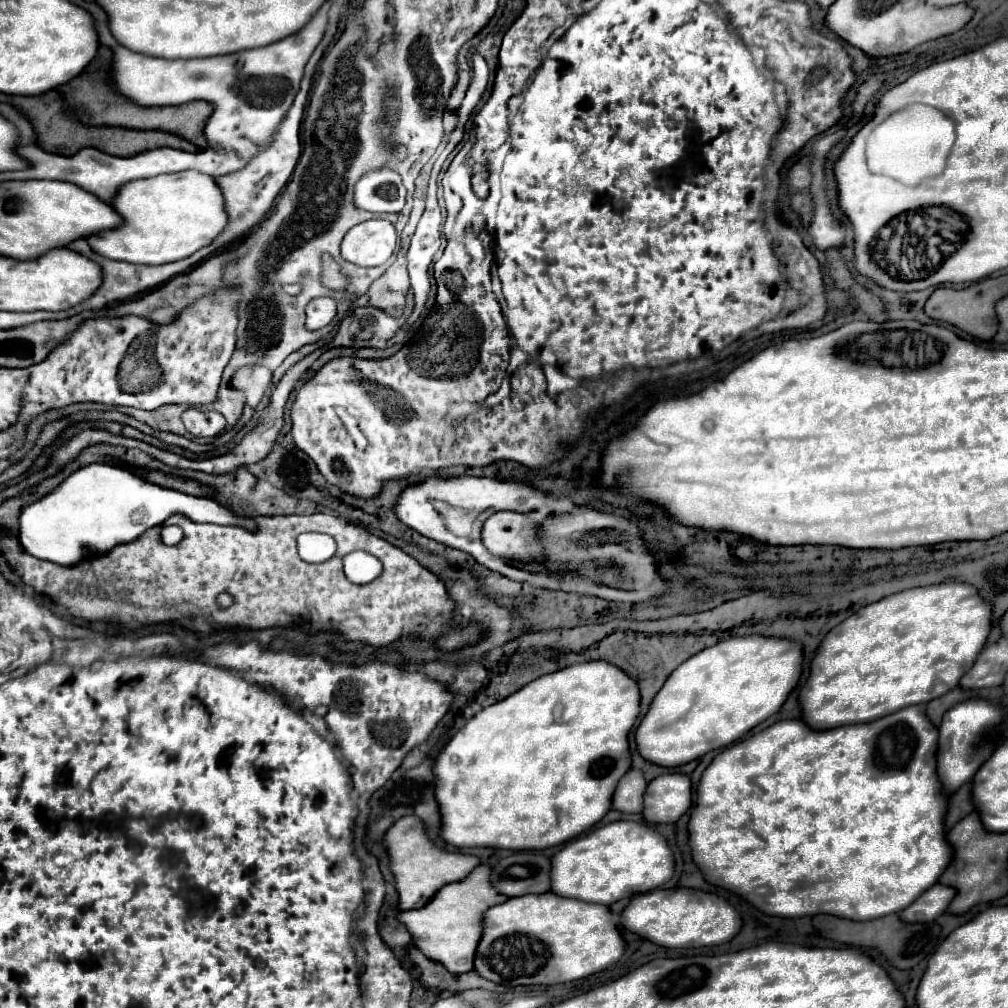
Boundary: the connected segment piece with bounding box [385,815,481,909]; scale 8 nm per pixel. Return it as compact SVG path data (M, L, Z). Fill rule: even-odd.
M407 815L399 819L385 835L389 855L391 855L391 869L395 875L395 885L399 891L399 907L401 909L419 909L431 901L431 897L447 883L455 883L465 879L469 871L473 871L481 859L475 855L463 855L457 851L445 851L437 847L425 833L425 823L415 819L415 815Z

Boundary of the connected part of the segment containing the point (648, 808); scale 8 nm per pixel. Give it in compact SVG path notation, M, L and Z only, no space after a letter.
M665 773L649 783L643 817L649 823L675 823L689 807L691 777L685 773Z

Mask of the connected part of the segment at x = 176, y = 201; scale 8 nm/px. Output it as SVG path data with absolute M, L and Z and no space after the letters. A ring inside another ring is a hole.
M183 171L171 175L157 175L151 179L139 179L123 185L111 203L115 211L125 219L123 225L115 231L103 231L99 235L91 235L89 245L103 257L127 263L143 263L143 265L159 265L173 263L185 257L191 257L199 247L207 247L207 243L215 241L227 227L227 211L223 207L223 195L213 177L207 177L199 171Z

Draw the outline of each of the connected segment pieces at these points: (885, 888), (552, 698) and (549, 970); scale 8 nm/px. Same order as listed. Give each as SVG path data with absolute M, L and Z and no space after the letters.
M905 707L893 715L881 717L863 725L843 725L825 731L811 729L803 719L783 719L775 725L743 739L723 753L719 753L713 763L705 769L697 793L697 809L691 813L689 821L689 845L693 849L693 859L703 871L705 879L725 887L767 915L777 917L805 917L829 913L837 917L847 917L853 921L869 921L885 917L889 913L899 913L909 907L925 889L935 885L947 865L951 863L951 843L945 835L945 817L949 799L939 795L939 779L935 779L935 751L937 751L939 731L929 721L923 707Z
M609 661L569 665L485 707L457 731L435 761L435 795L443 819L441 837L455 847L529 851L555 847L589 831L607 815L619 779L631 769L629 731L639 711L637 681Z
M553 891L543 895L521 895L507 899L485 913L483 937L475 955L475 971L501 985L553 985L583 979L611 967L621 959L625 947L627 943L615 925L609 907L599 907L599 903L579 903L579 899L563 899Z

